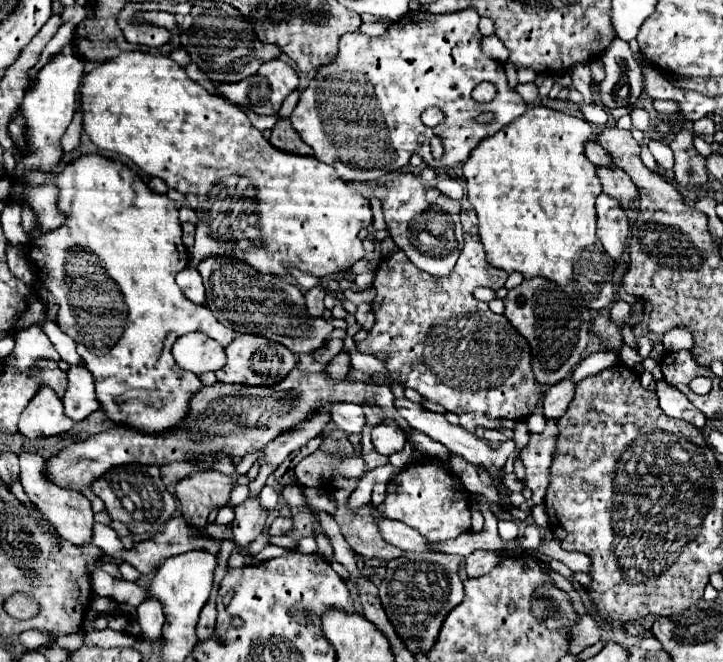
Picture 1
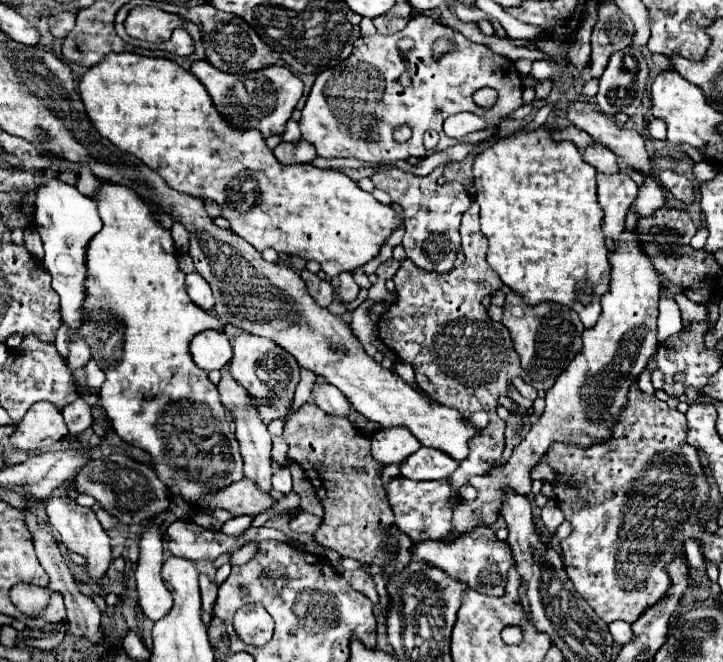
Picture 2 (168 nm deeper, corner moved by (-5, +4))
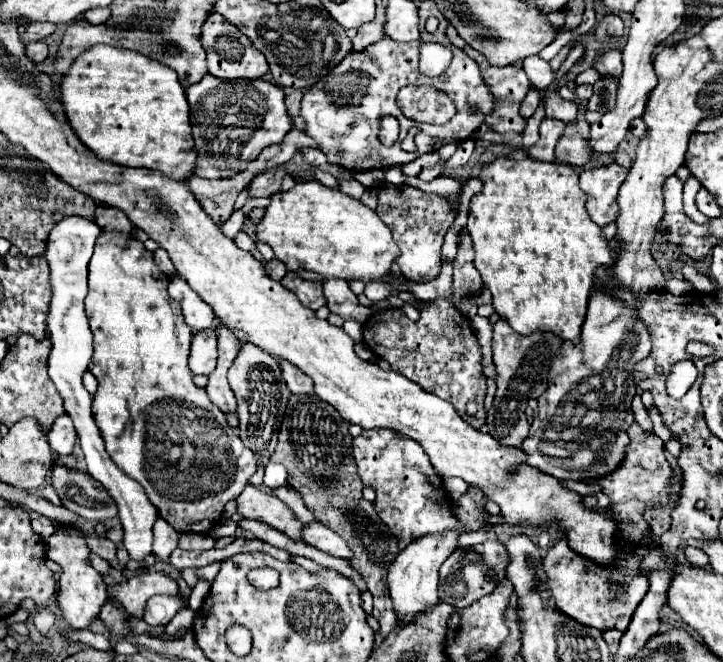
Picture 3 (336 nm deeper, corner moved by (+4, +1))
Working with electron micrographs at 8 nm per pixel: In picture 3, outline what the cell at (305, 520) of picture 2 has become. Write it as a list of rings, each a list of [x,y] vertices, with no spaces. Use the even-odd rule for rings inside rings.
[[[311,522],[305,526],[305,542],[309,542],[311,546],[315,546],[315,548],[331,554],[331,556],[337,556],[343,560],[353,558],[353,552],[347,546],[347,542],[341,536],[337,536],[331,528],[327,528],[319,522]]]

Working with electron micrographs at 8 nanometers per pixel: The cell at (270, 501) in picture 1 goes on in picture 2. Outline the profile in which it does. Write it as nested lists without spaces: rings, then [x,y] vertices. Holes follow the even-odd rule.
[[[280,469],[280,471],[276,471],[274,477],[272,477],[272,485],[274,485],[276,491],[280,491],[280,493],[284,493],[284,495],[290,493],[290,491],[292,491],[290,471],[288,471],[288,469]]]

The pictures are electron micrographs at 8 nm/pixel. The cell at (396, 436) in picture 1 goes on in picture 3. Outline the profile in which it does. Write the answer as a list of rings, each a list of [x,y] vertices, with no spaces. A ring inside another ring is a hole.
[[[385,428],[363,430],[353,438],[353,458],[357,462],[361,482],[375,490],[377,516],[397,538],[399,550],[405,550],[421,536],[443,534],[457,528],[449,494],[441,488],[439,474],[433,470],[427,454],[417,442]]]

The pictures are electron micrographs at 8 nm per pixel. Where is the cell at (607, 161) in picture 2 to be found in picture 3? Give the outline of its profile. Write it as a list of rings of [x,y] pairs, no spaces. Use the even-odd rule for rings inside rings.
[[[581,100],[577,118],[573,122],[565,124],[565,132],[555,146],[555,158],[559,162],[583,166],[585,162],[591,160],[591,154],[587,148],[587,136],[589,136],[589,122],[585,118],[587,103],[588,100]]]

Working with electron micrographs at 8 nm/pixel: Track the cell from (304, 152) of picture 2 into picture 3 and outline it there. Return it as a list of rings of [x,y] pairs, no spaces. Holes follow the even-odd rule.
[[[273,168],[273,170],[267,170],[265,174],[255,176],[249,186],[249,196],[251,198],[269,198],[269,194],[275,194],[279,190],[283,176],[285,176],[283,168]]]

